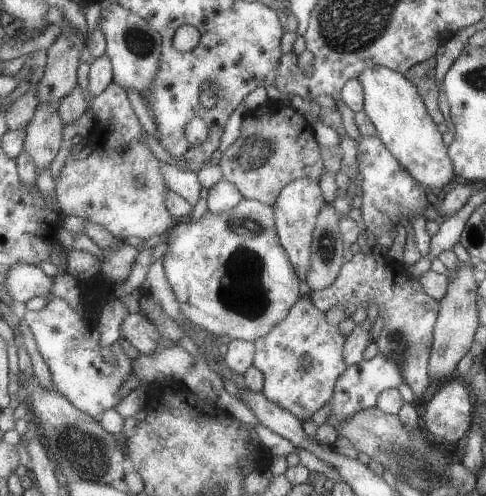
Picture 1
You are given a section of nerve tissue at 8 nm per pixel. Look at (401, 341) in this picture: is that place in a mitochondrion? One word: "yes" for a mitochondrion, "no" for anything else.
yes

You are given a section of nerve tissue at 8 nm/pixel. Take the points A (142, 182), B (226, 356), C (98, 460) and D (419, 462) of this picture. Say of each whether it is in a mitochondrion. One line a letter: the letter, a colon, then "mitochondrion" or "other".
A: mitochondrion
B: other
C: mitochondrion
D: mitochondrion

